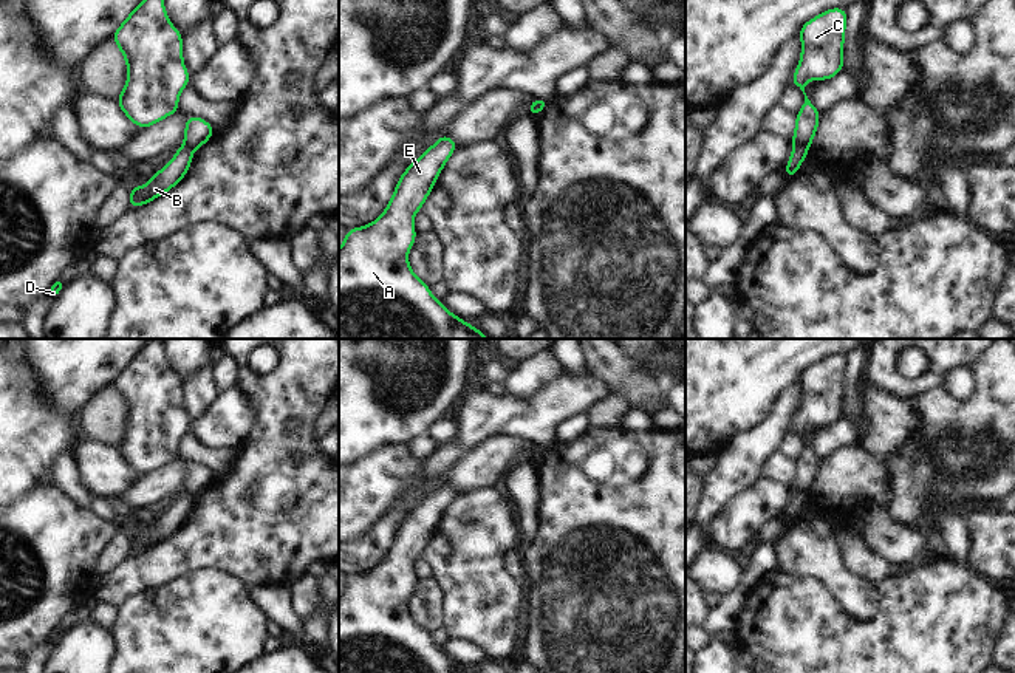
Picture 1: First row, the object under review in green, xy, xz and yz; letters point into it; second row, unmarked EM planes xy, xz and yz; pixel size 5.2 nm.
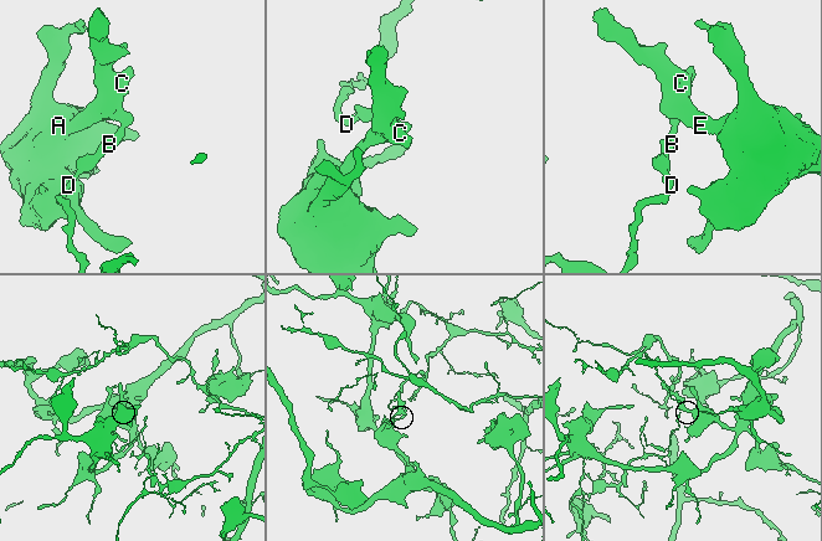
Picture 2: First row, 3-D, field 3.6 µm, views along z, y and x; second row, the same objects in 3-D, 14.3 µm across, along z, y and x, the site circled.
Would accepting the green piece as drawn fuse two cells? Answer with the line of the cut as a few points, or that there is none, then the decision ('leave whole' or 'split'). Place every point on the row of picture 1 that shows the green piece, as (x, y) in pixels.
cut yz (794, 144), (806, 147); split

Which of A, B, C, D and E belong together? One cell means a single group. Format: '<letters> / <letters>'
A C E / B D

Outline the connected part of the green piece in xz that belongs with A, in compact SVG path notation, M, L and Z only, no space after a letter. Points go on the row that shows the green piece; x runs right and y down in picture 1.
M441 135L401 175L384 214L373 223L348 229L339 248L339 339L489 339L472 323L464 323L436 300L429 285L410 269L407 254L416 238L413 215L432 192L435 181L456 150L456 142Z

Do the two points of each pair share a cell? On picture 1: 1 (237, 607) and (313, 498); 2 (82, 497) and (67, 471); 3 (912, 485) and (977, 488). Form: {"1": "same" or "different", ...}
{"1": "different", "2": "same", "3": "same"}

